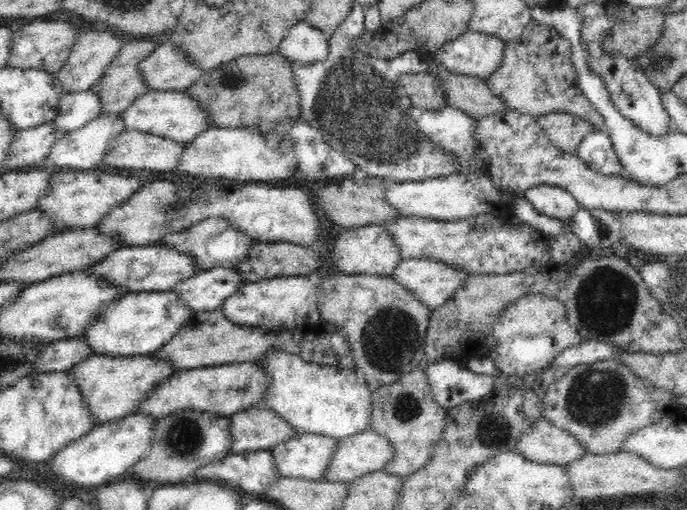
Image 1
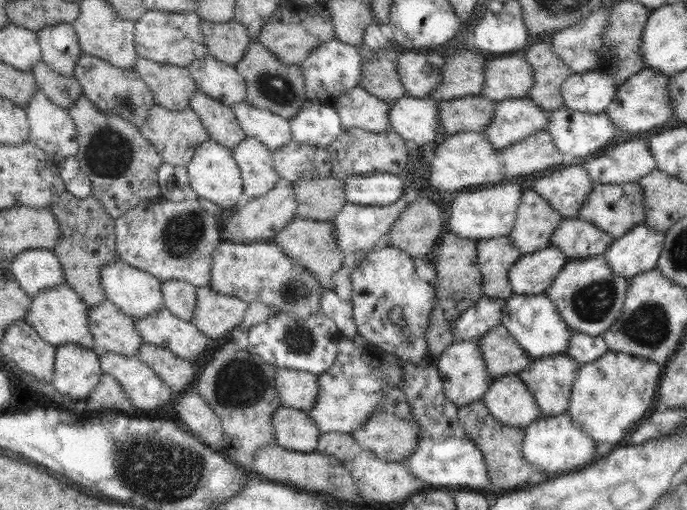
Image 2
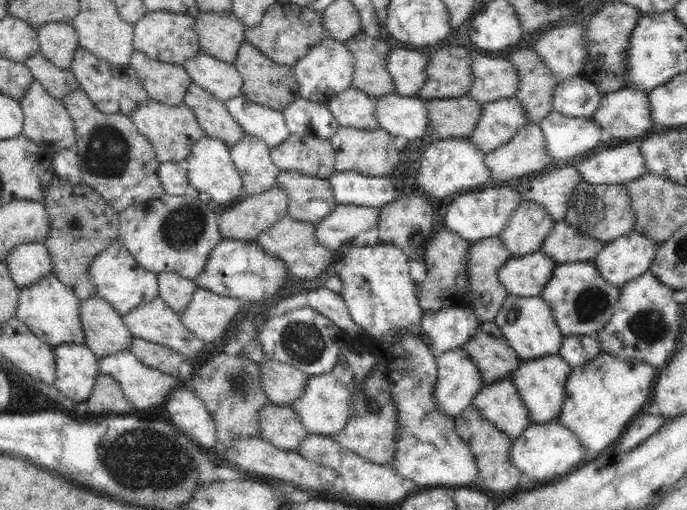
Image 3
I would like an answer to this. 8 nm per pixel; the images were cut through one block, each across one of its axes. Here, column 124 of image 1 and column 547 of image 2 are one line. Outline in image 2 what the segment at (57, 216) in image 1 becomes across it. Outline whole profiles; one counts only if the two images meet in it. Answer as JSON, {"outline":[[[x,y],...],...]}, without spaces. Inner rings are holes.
{"outline":[[[572,162],[570,168],[540,177],[530,187],[545,198],[558,214],[563,214],[565,219],[578,217],[578,211],[589,196],[592,185],[593,182],[581,162]]]}

